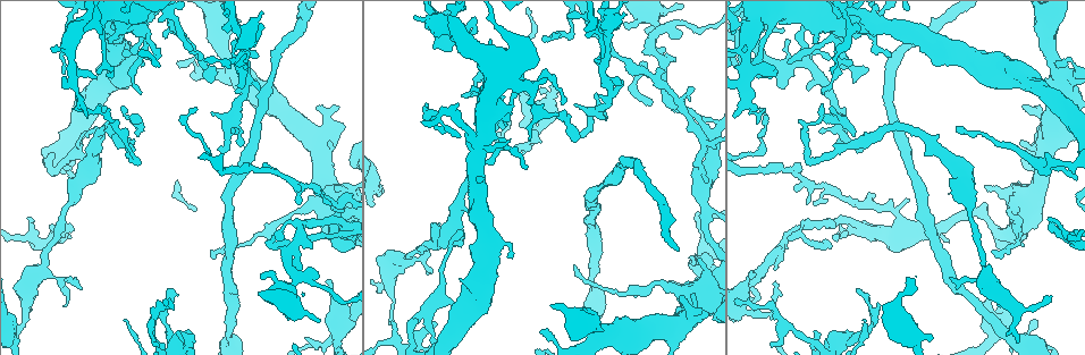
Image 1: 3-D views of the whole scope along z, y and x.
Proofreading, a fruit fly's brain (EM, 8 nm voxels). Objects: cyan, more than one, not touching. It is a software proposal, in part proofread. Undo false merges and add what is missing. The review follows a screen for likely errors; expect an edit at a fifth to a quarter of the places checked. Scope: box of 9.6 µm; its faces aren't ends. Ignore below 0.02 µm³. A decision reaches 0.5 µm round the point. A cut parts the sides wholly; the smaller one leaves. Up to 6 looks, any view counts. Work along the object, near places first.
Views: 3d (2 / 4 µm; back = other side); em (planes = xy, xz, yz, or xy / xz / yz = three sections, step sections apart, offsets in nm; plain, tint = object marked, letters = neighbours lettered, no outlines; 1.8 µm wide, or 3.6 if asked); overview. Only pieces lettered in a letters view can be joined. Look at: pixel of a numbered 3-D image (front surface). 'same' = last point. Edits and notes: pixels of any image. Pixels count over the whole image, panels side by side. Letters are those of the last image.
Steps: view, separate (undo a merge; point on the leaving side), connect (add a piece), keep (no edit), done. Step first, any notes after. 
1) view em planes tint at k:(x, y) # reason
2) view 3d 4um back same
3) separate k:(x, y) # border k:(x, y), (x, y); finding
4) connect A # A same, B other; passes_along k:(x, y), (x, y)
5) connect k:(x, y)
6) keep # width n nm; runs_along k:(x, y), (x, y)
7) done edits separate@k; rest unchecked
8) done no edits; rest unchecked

view em planes tint at 1:(870, 22) # thin arm on a thick one

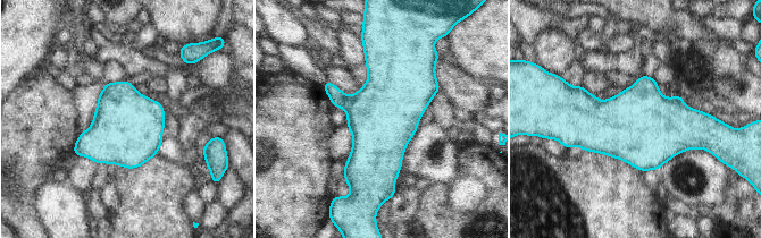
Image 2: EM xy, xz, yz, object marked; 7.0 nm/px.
view em planes letters same # see the neighbours

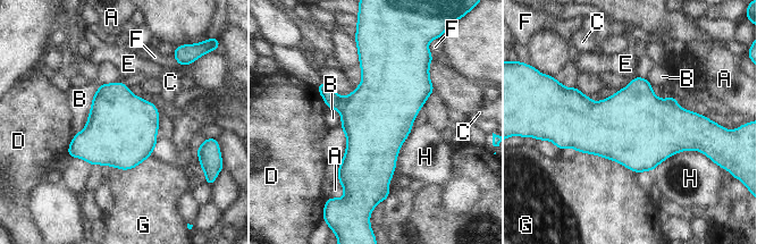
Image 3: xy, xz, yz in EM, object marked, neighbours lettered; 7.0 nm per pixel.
keep # width 500 nm; A other, B other, C other, D other, E other, F other, G other, H other; border 3:(102, 84), (86, 125), (75, 135); continuous, no second neuron

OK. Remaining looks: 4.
view em planes letters at 1:(816, 162) # abrupt turn

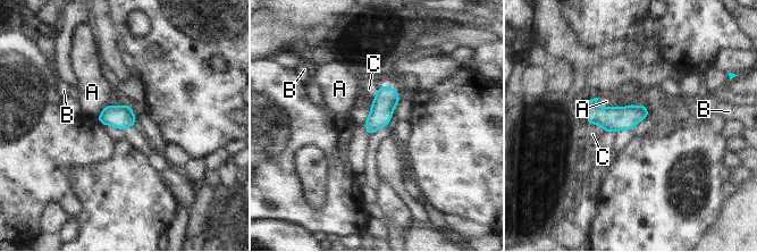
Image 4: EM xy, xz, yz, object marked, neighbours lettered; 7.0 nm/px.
keep # A other, B other, C other; border 4:(596, 101), (605, 108), (614, 103); all the same neuron

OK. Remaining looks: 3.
view em planes letters at 1:(760, 110) # free end

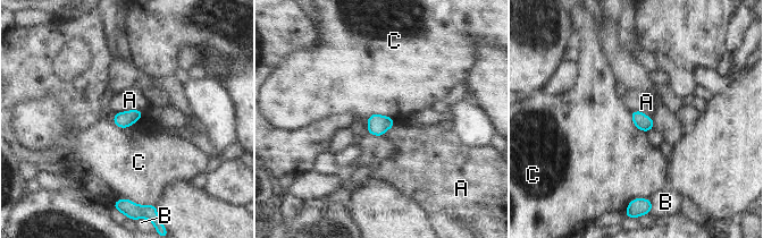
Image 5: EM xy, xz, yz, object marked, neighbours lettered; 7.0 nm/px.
keep # A other, B other, C other; border 5:(144, 115), (125, 127), (112, 122); no lettered piece goes on from it

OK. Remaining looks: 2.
done no edits; rest unchecked

